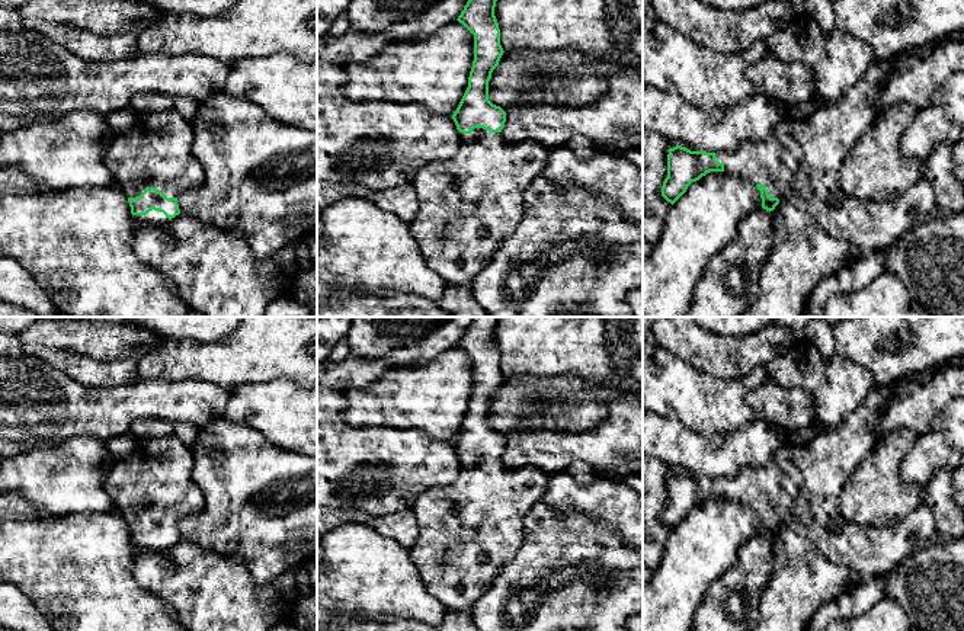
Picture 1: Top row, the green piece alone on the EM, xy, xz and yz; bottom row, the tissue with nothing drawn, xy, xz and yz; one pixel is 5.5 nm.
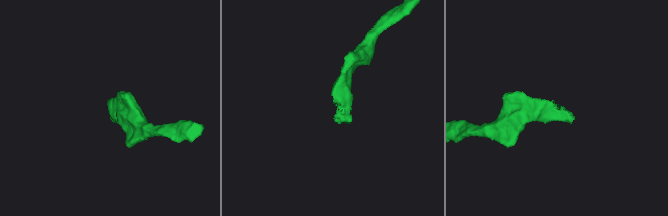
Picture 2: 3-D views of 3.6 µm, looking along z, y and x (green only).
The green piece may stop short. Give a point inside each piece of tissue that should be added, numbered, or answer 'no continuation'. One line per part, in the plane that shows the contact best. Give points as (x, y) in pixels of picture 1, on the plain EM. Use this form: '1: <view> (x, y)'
1: xy (156, 477)

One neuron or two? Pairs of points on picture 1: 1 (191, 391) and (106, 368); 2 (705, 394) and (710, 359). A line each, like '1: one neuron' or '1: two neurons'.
1: two neurons
2: two neurons

